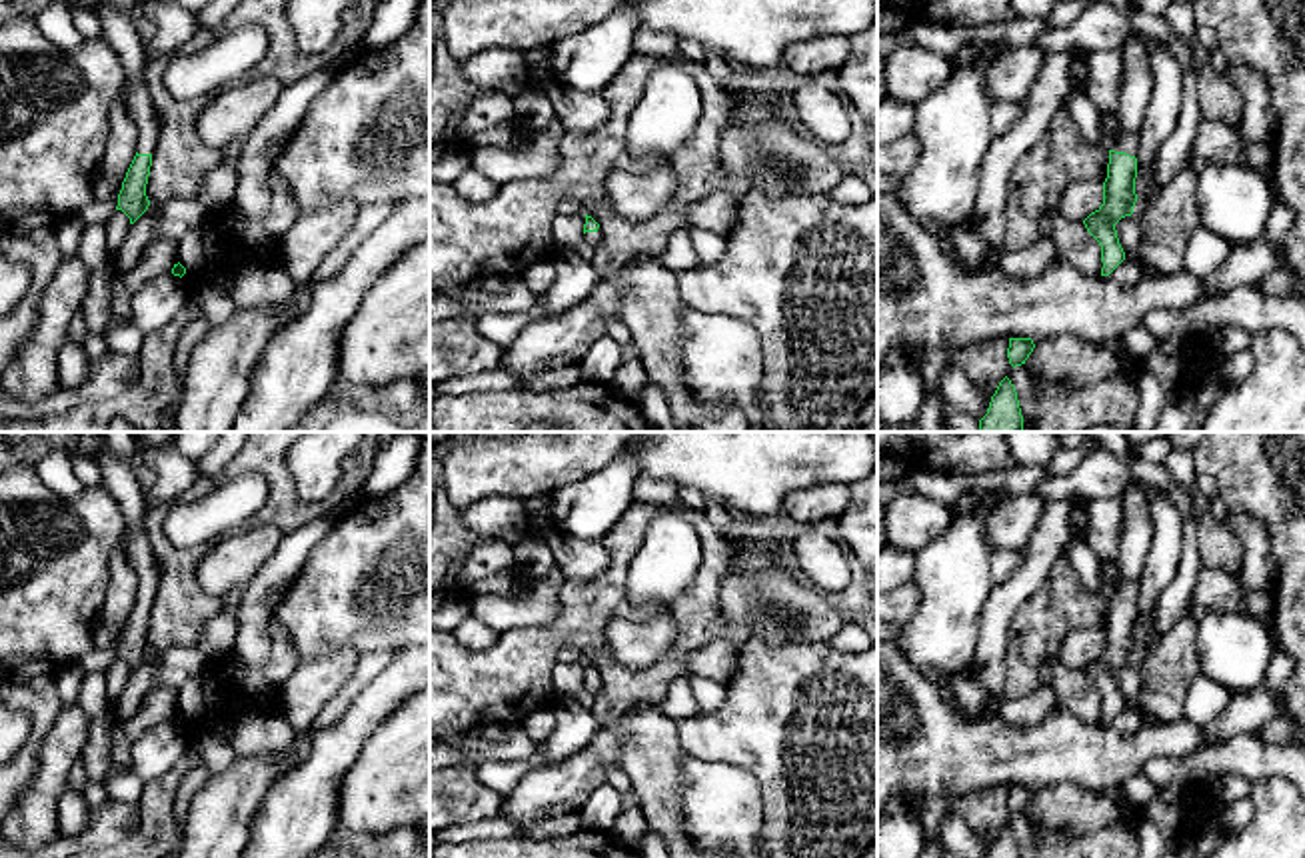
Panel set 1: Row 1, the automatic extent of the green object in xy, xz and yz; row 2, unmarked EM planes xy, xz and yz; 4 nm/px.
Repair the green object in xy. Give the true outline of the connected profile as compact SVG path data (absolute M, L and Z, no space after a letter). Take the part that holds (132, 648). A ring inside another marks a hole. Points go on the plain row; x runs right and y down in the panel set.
M98 432L94 458L102 470L104 488L114 496L126 518L126 554L140 580L136 604L126 620L116 654L116 658L122 658L130 666L130 672L134 672L150 654L146 632L160 584L158 562L144 528L148 514L146 492L138 484L134 462L110 452L106 432Z

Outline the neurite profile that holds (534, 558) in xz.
M526 536L512 548L514 562L524 580L548 578L558 568L554 552L544 540L534 540Z

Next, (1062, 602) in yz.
M1067 556L1055 560L1047 582L1015 612L1007 632L1003 696L1017 700L1053 684L1051 660L1073 628L1107 626L1109 600L1083 588Z

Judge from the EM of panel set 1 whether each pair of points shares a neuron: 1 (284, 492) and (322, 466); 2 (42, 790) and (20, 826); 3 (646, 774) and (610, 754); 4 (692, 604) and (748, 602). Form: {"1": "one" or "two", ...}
{"1": "two", "2": "one", "3": "two", "4": "two"}

